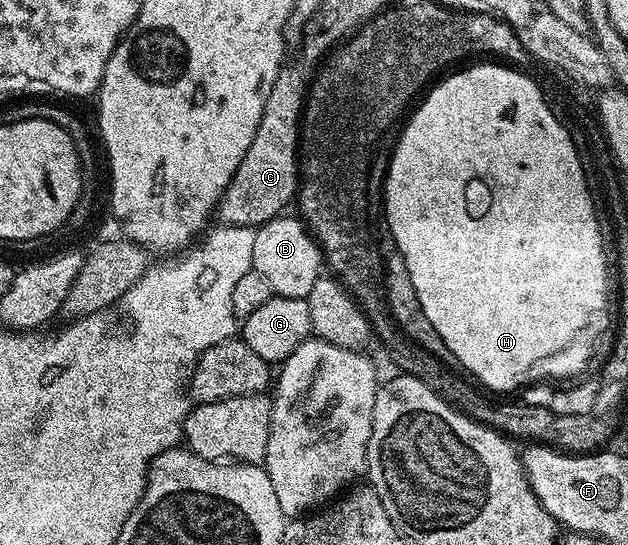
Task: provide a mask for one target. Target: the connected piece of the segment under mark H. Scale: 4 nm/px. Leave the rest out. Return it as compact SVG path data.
M495 61L483 62L487 63L443 77L448 79L440 78L426 92L422 102L410 112L399 141L391 152L391 164L387 166L383 189L385 227L391 230L390 242L401 253L405 269L409 269L413 289L417 289L417 301L421 301L421 309L425 309L425 317L429 317L429 325L437 329L441 341L447 346L450 358L455 358L468 376L476 375L480 379L478 382L488 392L518 392L525 381L525 375L538 368L543 355L547 355L547 351L556 351L563 347L563 343L571 339L574 327L579 327L579 323L583 323L583 319L587 319L587 315L591 315L591 311L595 311L599 303L608 301L609 262L603 255L599 255L599 235L595 235L595 219L591 219L591 203L587 203L587 198L591 196L587 188L587 176L582 172L581 161L570 132L550 112L545 97L539 91L538 82L532 76L531 80L529 76L519 72L522 70L511 65L500 65Z

